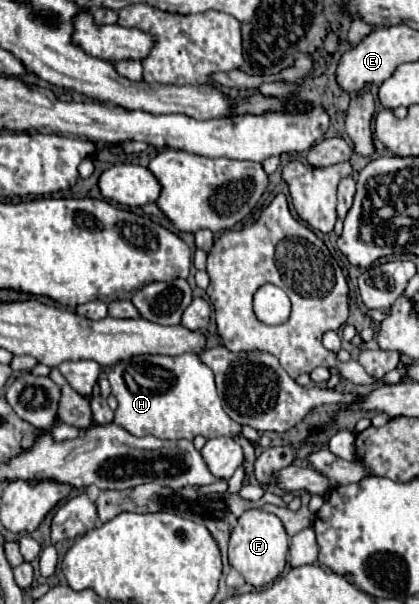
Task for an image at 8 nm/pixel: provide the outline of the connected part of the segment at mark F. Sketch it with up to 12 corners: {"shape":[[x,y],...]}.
{"shape":[[263,509],[239,517],[229,563],[253,587],[285,569],[289,535]]}

